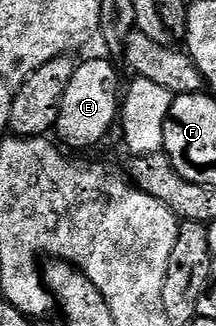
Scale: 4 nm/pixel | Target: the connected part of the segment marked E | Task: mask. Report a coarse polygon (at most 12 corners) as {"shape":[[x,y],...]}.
{"shape":[[107,60],[80,63],[54,131],[91,148],[116,127],[121,84]]}

